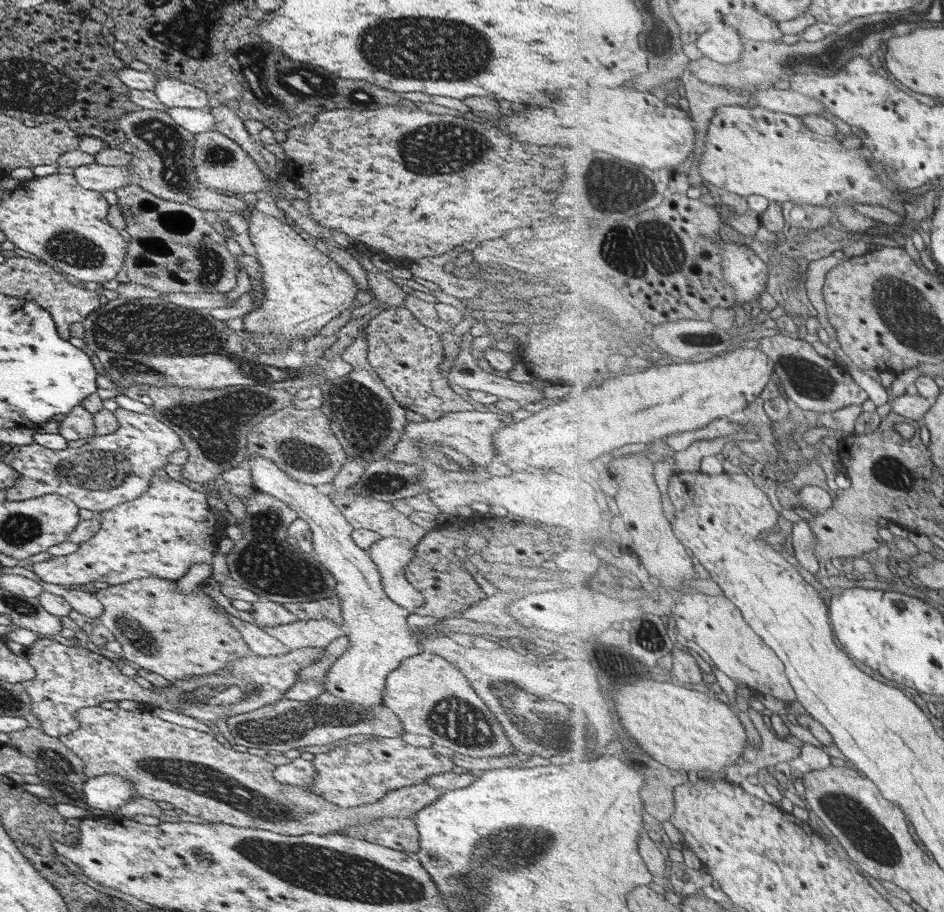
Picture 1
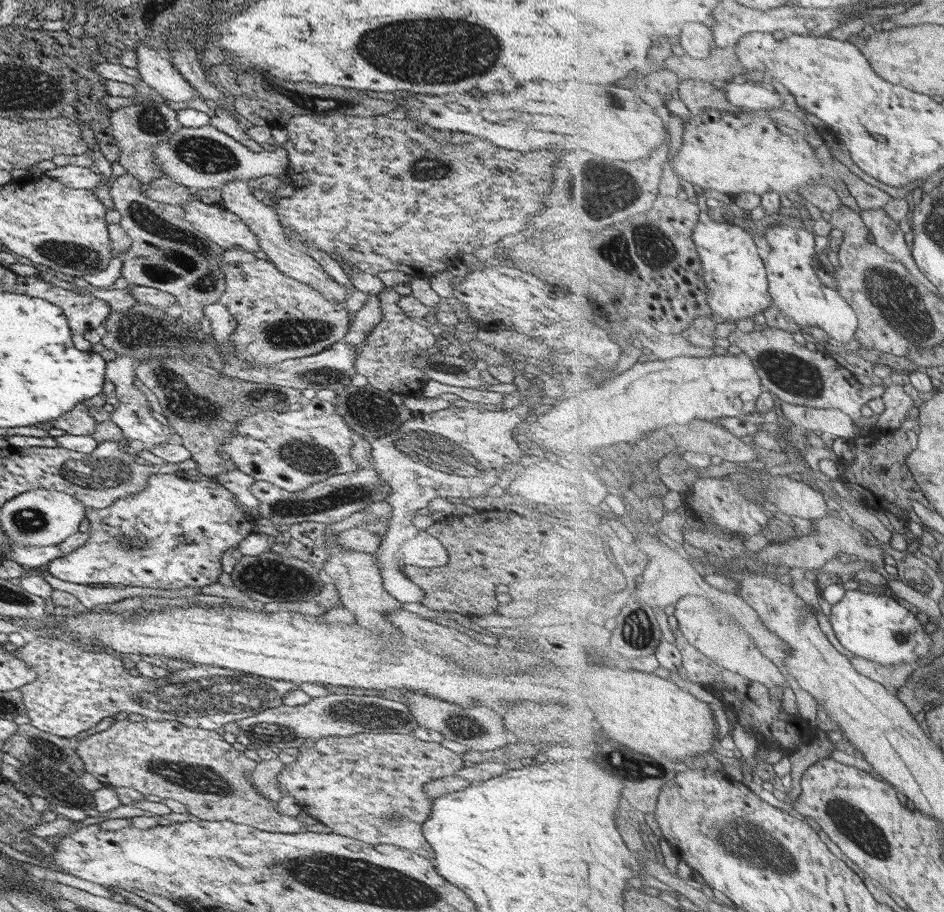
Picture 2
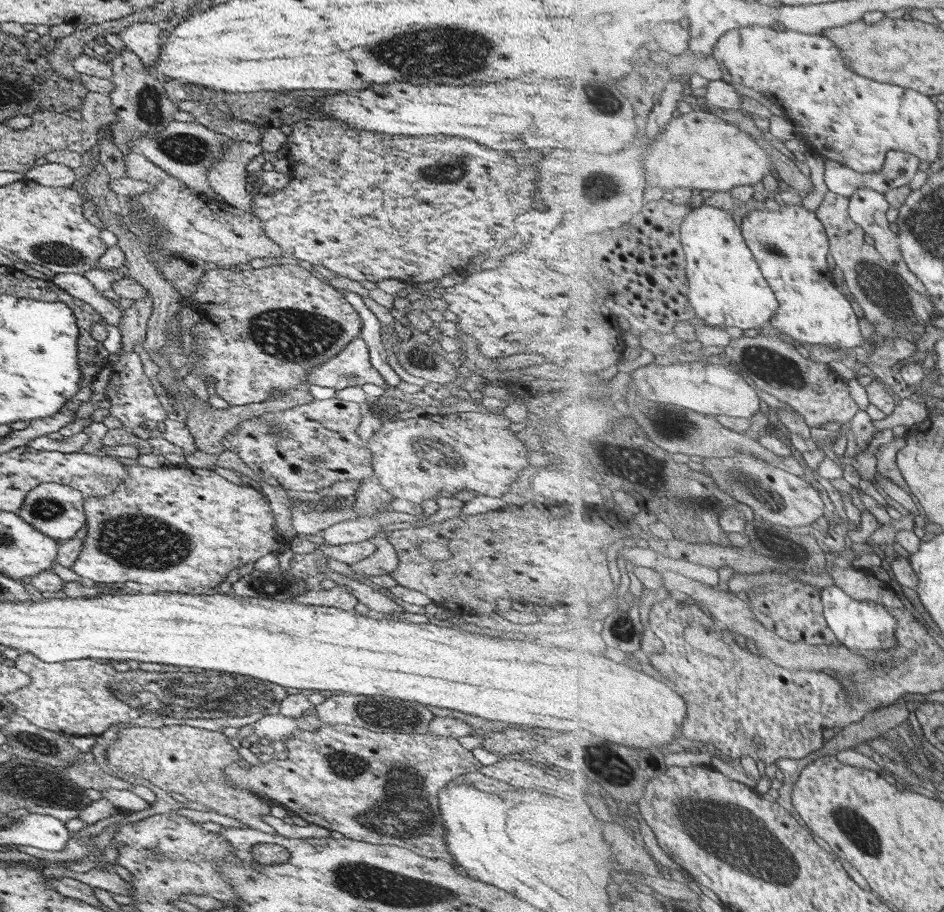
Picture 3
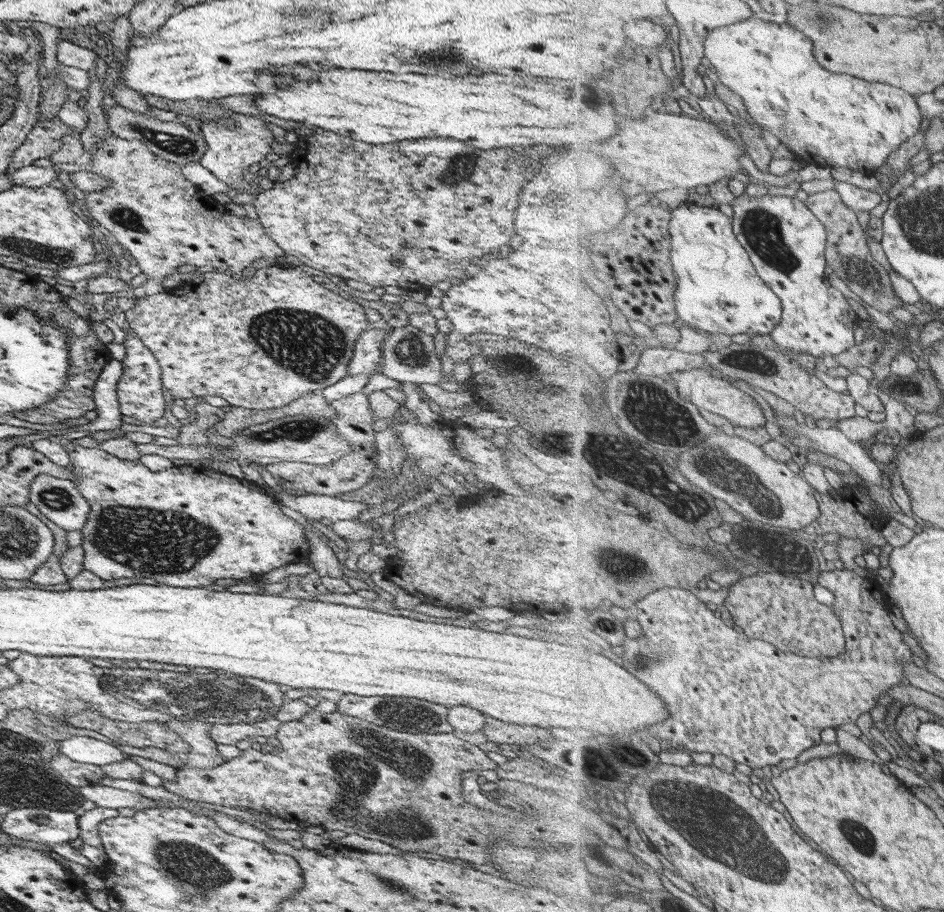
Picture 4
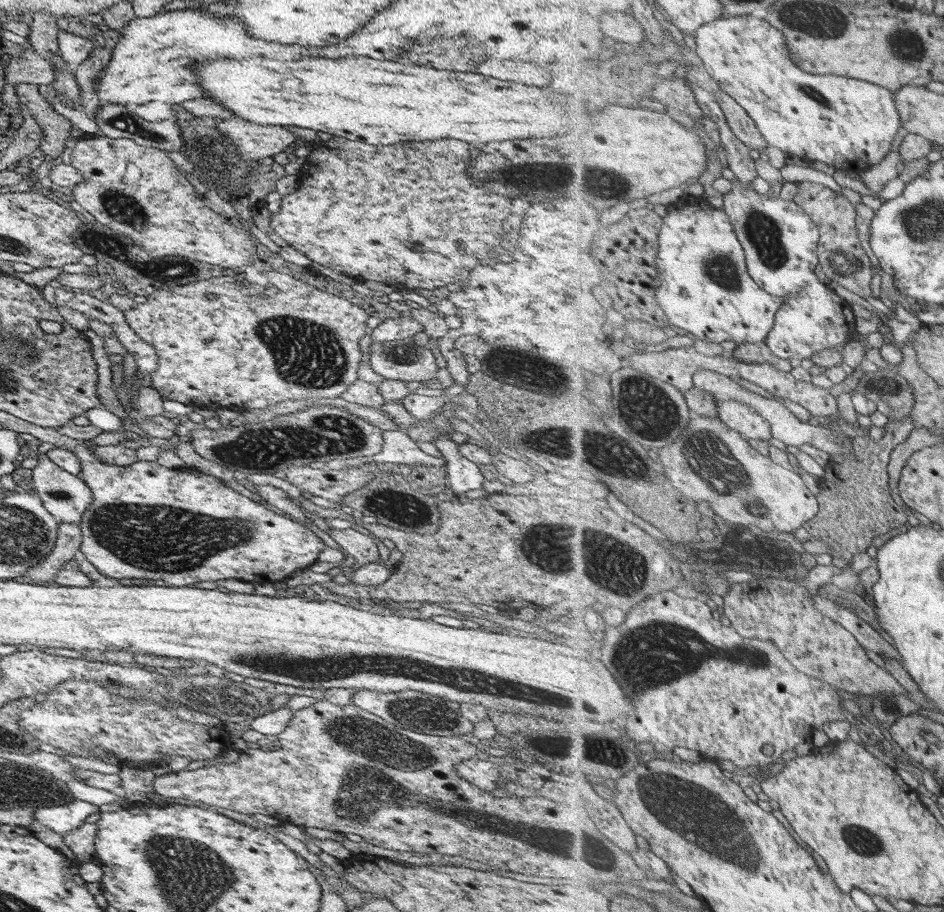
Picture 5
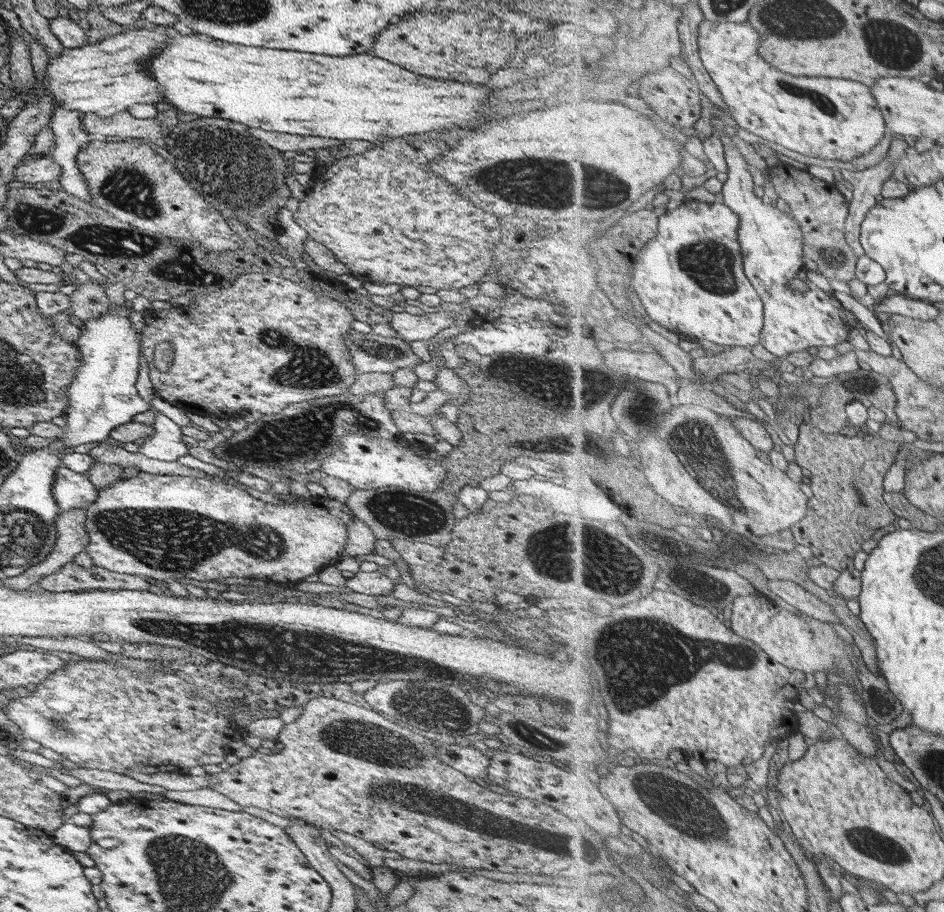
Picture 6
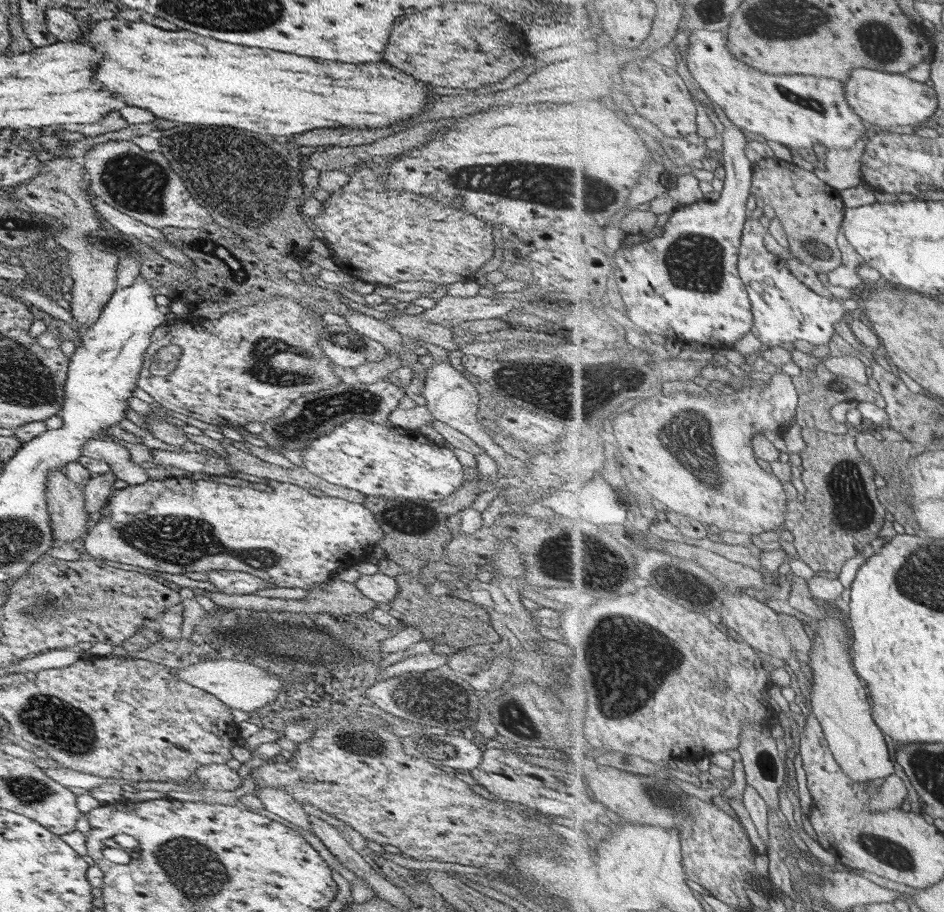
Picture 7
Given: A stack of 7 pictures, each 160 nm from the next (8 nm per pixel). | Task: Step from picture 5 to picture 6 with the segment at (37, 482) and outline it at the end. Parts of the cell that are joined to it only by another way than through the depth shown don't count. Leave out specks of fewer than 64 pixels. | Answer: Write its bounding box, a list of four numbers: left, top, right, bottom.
[50,466,98,512]

